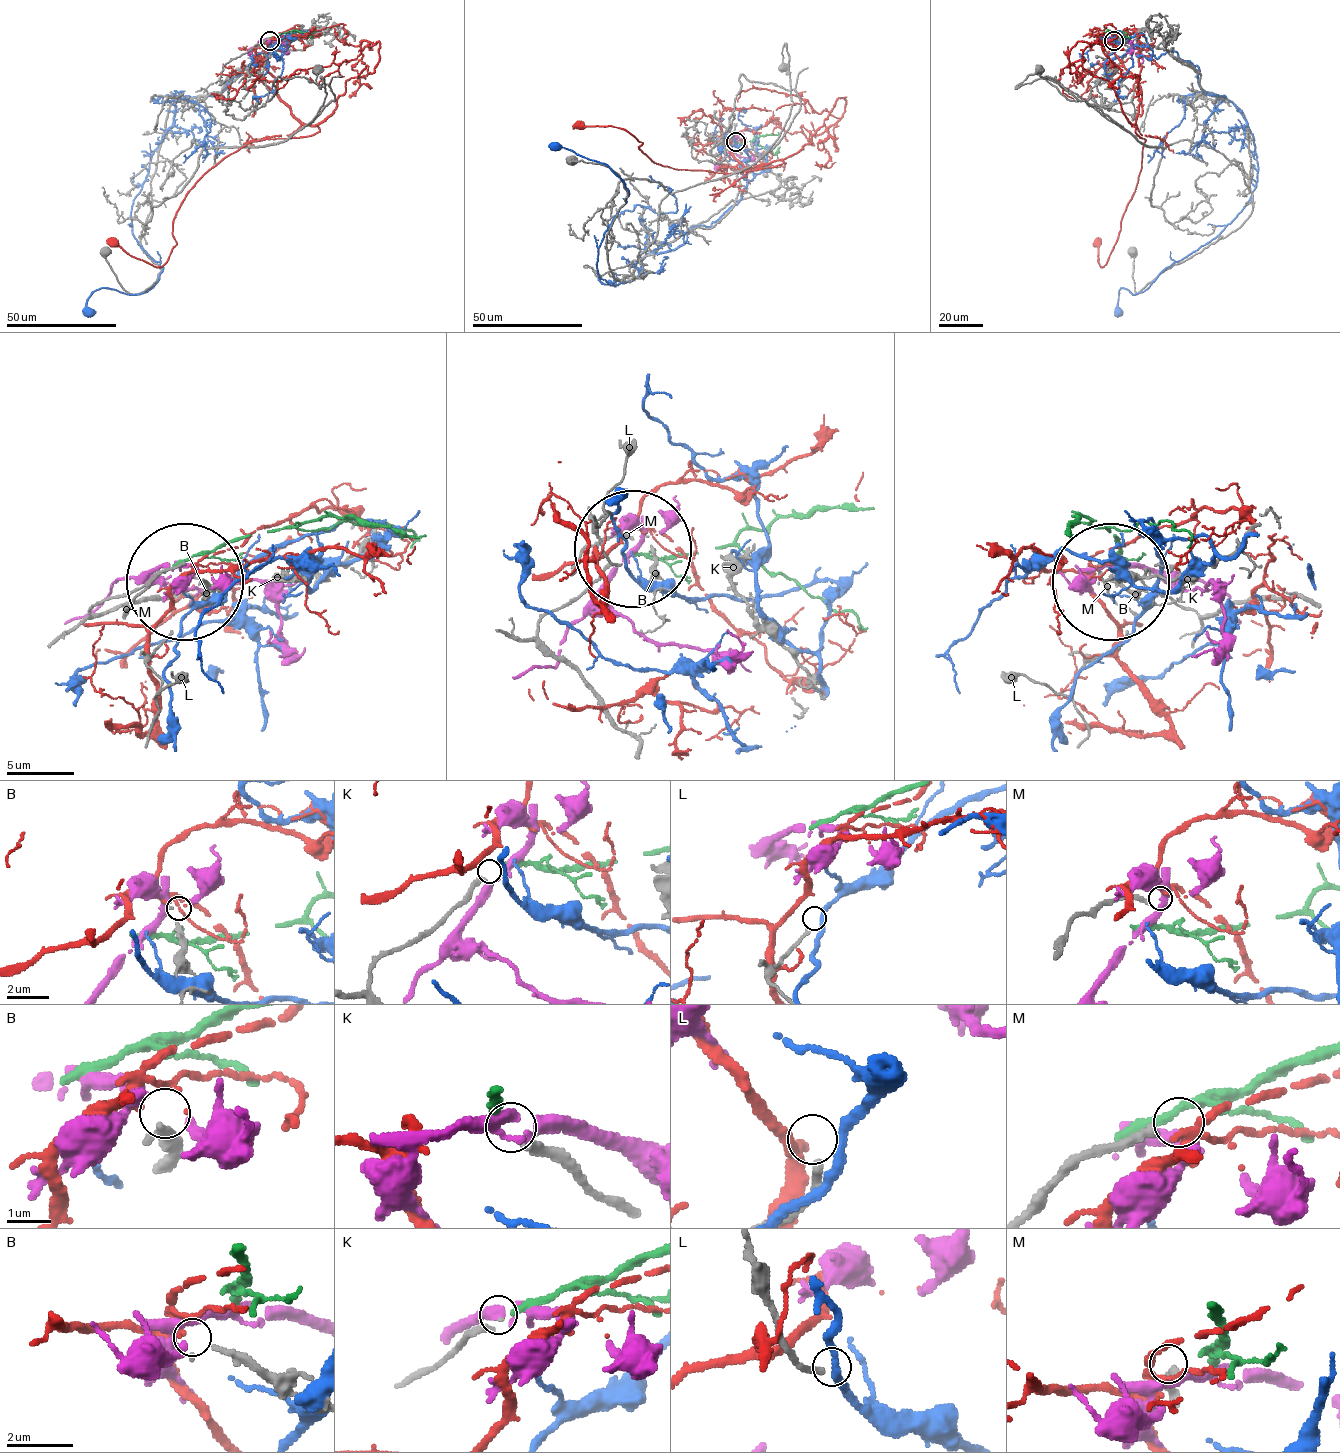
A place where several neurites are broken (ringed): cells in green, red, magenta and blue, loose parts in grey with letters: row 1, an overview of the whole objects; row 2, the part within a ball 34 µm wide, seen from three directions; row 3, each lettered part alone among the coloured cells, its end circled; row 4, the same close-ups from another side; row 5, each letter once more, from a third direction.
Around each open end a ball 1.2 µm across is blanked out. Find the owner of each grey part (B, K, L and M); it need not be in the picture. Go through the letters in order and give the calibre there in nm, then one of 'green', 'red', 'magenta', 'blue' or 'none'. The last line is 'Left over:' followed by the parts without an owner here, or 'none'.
B: calibre 110 nm; red
K: calibre 180 nm; green
L: calibre 180 nm; none
M: calibre 220 nm; none
Left over: L, M

